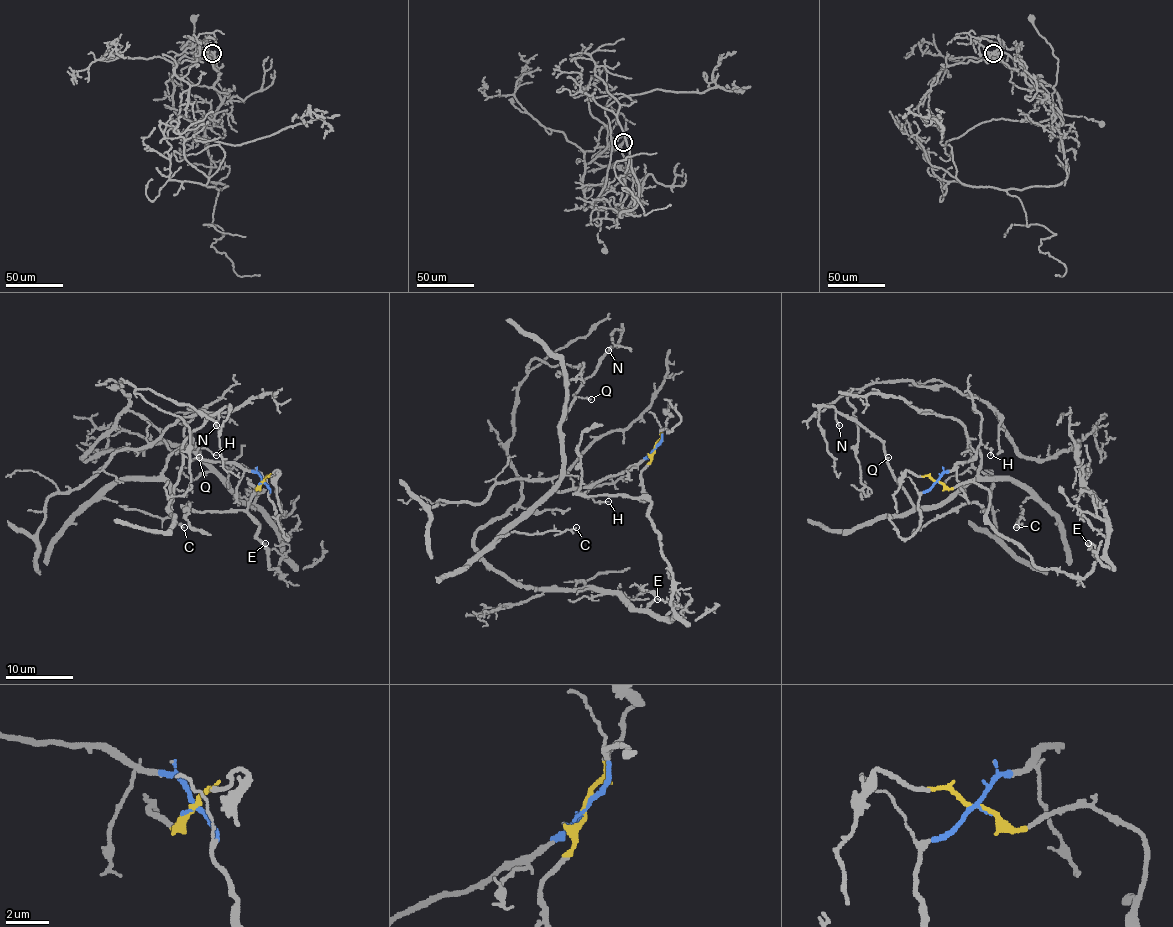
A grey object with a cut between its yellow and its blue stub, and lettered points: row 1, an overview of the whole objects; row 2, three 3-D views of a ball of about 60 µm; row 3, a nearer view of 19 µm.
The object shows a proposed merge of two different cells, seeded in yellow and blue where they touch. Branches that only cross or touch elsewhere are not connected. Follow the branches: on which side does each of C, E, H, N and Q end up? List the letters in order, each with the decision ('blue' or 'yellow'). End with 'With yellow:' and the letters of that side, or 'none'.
C: blue
E: yellow
H: blue
N: blue
Q: blue
With yellow: E

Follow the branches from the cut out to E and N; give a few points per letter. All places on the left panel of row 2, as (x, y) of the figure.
E: (262, 482), (249, 482), (254, 492), (247, 509), (281, 578), (282, 556), (265, 543)
N: (262, 482), (255, 472), (235, 464), (176, 450), (163, 472), (168, 506), (181, 443), (215, 413), (217, 425)

